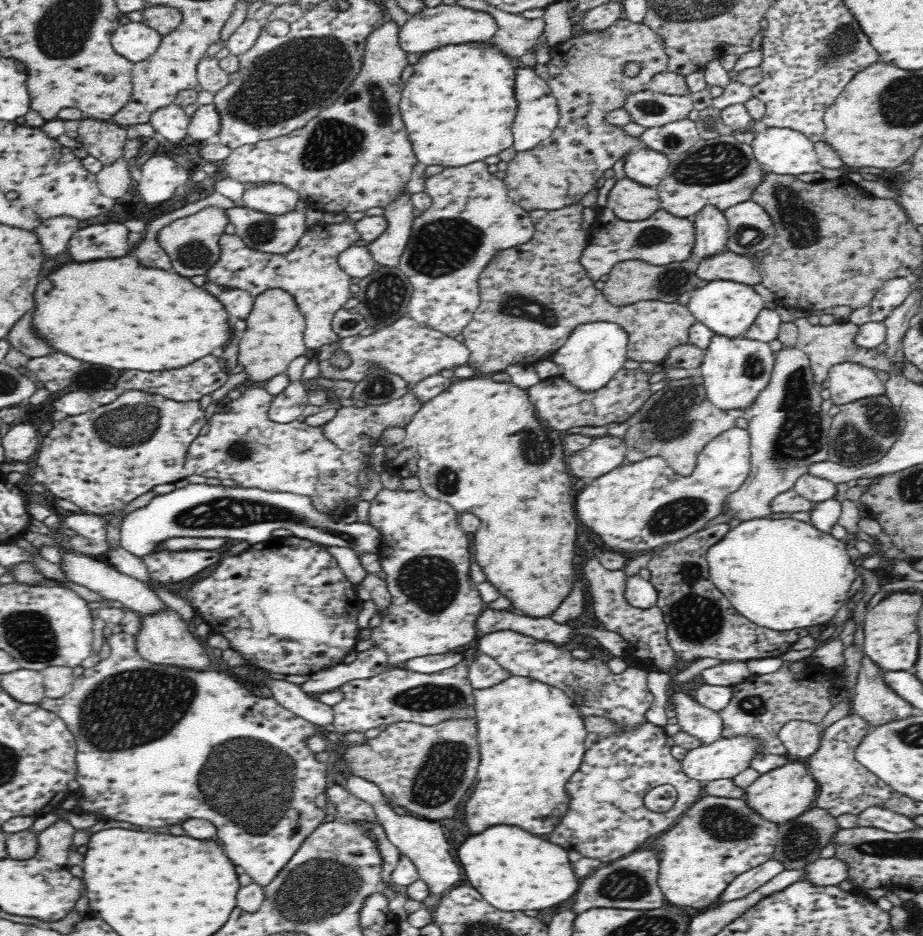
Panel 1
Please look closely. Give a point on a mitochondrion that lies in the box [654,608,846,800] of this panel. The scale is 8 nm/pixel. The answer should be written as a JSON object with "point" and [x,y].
{"point":[753,705]}

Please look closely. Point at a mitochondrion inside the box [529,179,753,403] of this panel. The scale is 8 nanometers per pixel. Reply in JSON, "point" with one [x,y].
{"point":[669,282]}

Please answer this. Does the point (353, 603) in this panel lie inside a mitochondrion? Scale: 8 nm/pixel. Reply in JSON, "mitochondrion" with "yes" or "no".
{"mitochondrion":"no"}

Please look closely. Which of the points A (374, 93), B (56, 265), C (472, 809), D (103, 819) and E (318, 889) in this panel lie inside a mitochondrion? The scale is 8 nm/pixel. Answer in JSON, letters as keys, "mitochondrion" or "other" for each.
{"A":"mitochondrion","B":"other","C":"mitochondrion","D":"other","E":"mitochondrion"}

